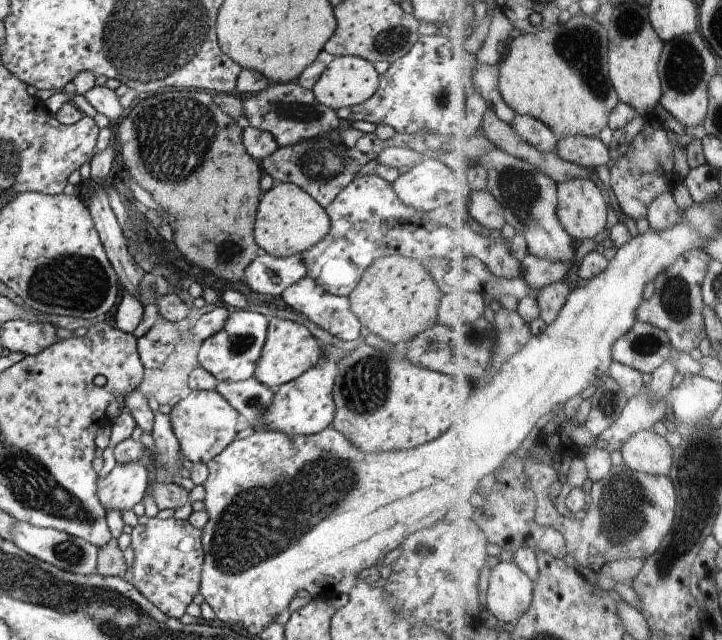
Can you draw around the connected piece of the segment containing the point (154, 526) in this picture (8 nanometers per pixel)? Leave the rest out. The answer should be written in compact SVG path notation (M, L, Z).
M151 517L146 524L134 526L130 534L134 552L132 584L164 614L179 619L199 593L204 562L201 530L188 520Z

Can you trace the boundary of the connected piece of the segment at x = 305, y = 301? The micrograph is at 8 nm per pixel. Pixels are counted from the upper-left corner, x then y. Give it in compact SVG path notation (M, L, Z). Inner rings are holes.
M308 274L300 282L286 288L280 296L290 309L301 312L314 326L318 326L322 330L328 330L332 336L336 336L340 340L356 340L360 336L362 325L360 319L352 312L348 297L336 296L326 292Z

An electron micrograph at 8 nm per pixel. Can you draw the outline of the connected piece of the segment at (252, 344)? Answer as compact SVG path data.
M246 308L230 312L224 328L203 340L197 356L200 366L219 382L242 381L254 377L256 362L266 342L268 325L264 314L251 312Z

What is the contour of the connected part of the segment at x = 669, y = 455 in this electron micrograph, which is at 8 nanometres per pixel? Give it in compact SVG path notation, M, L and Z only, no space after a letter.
M654 429L634 434L622 448L622 454L630 468L650 474L670 476L676 464L676 448Z

